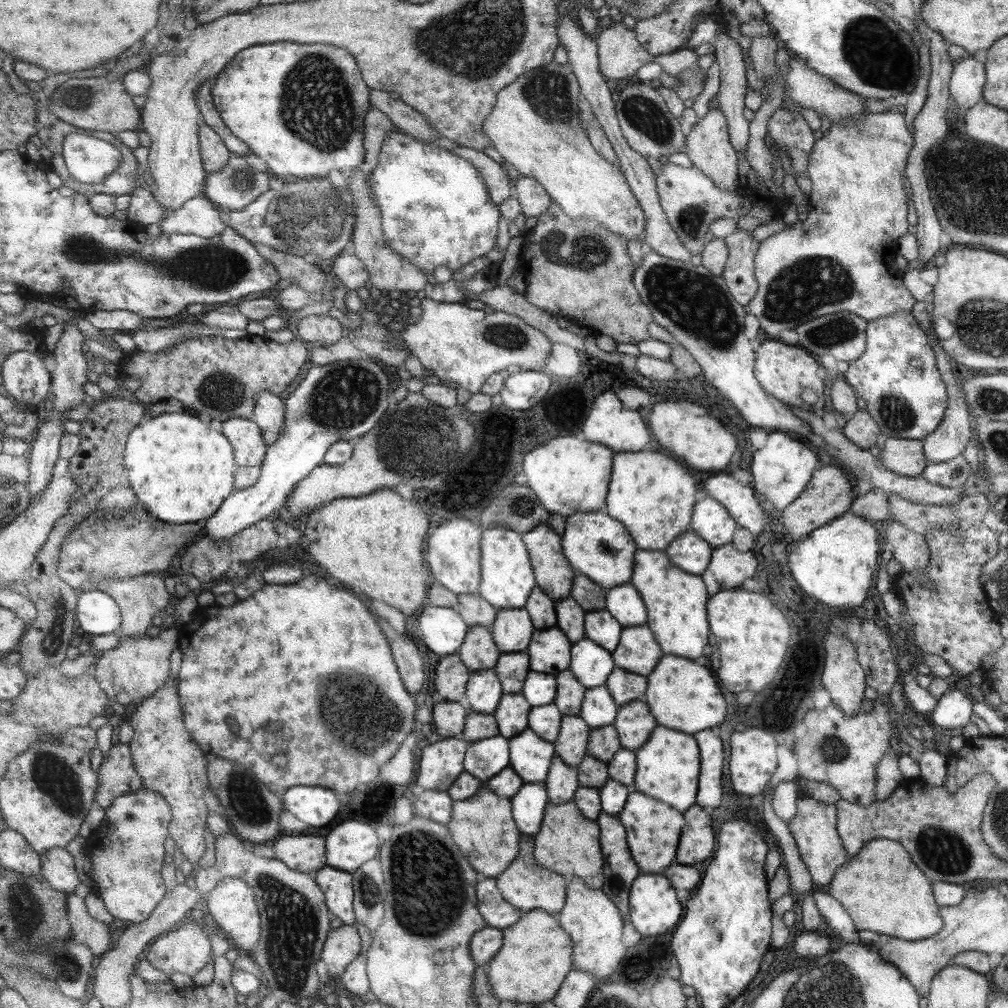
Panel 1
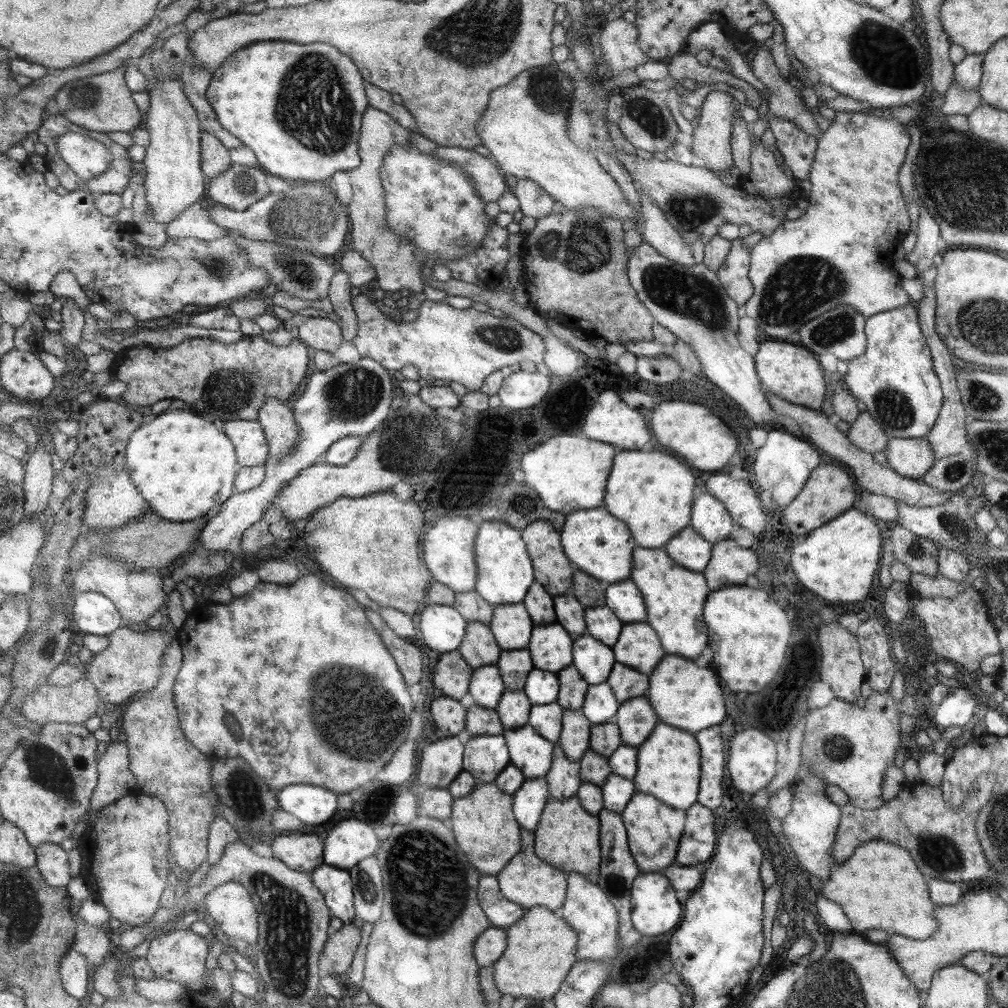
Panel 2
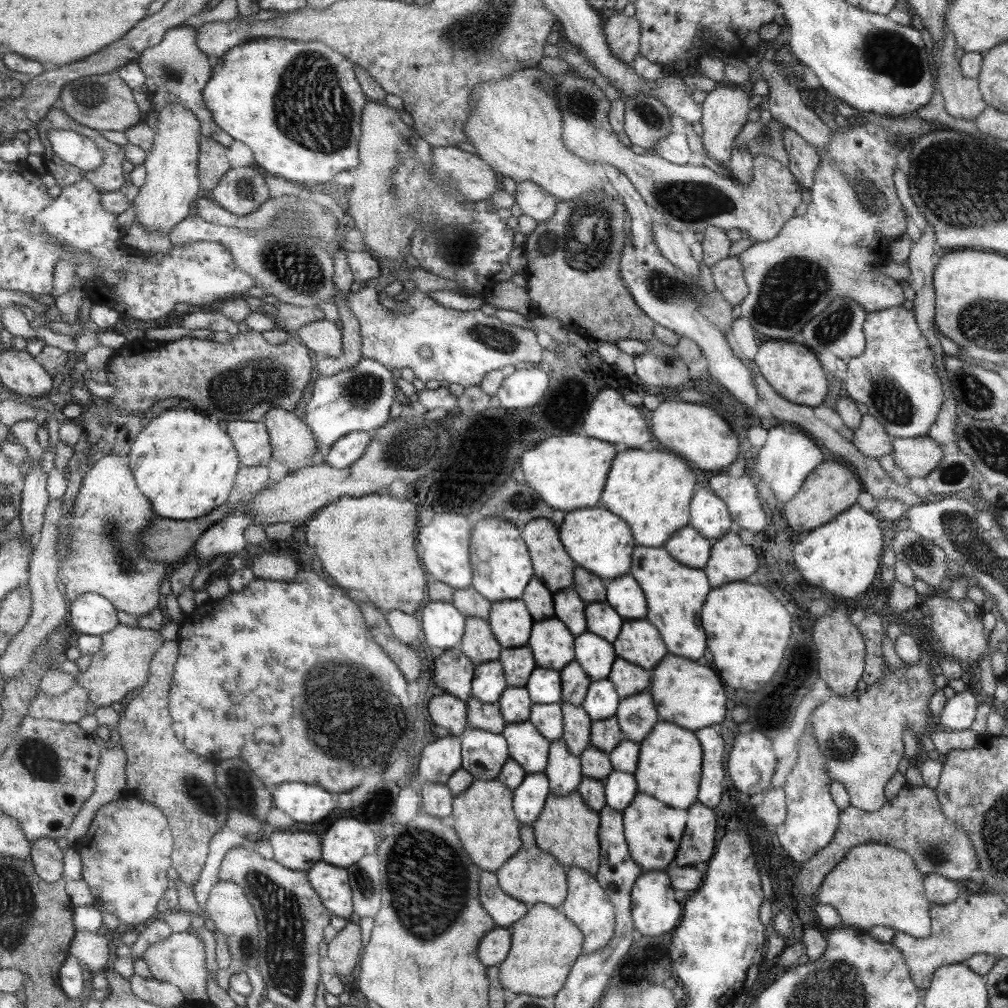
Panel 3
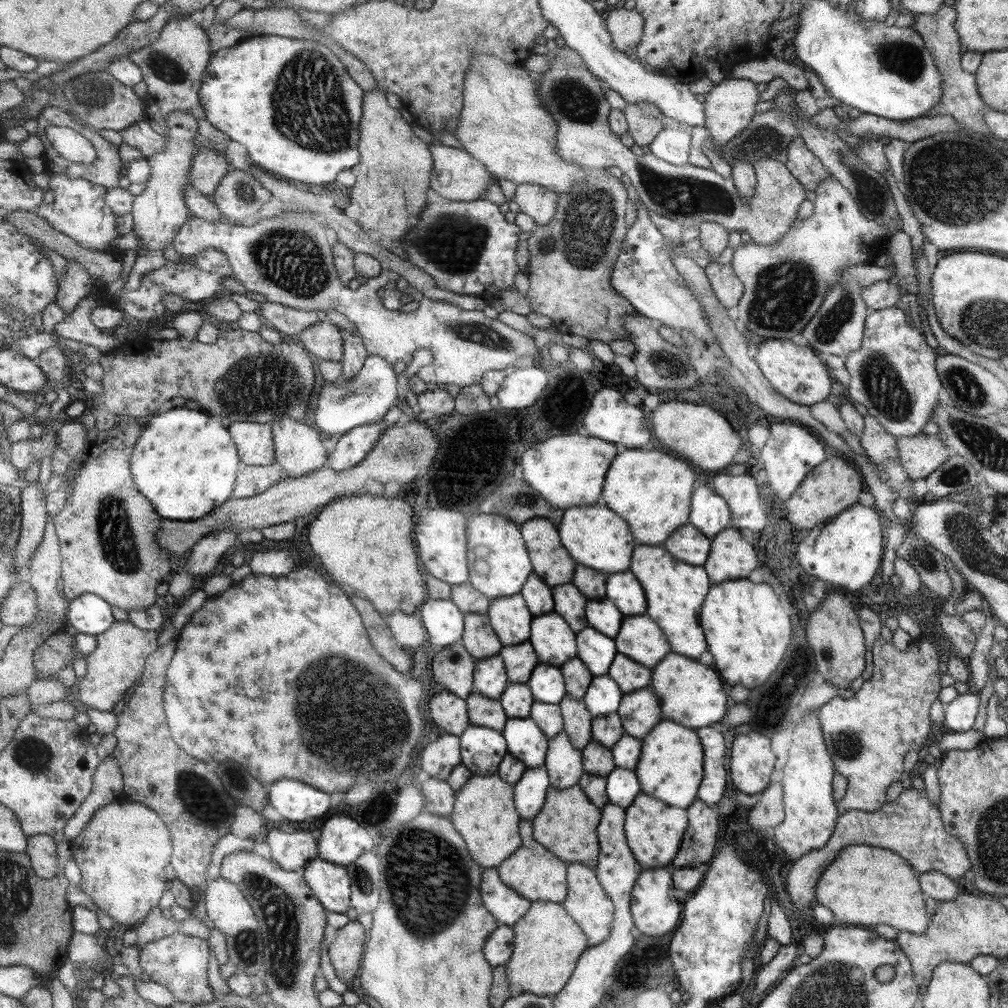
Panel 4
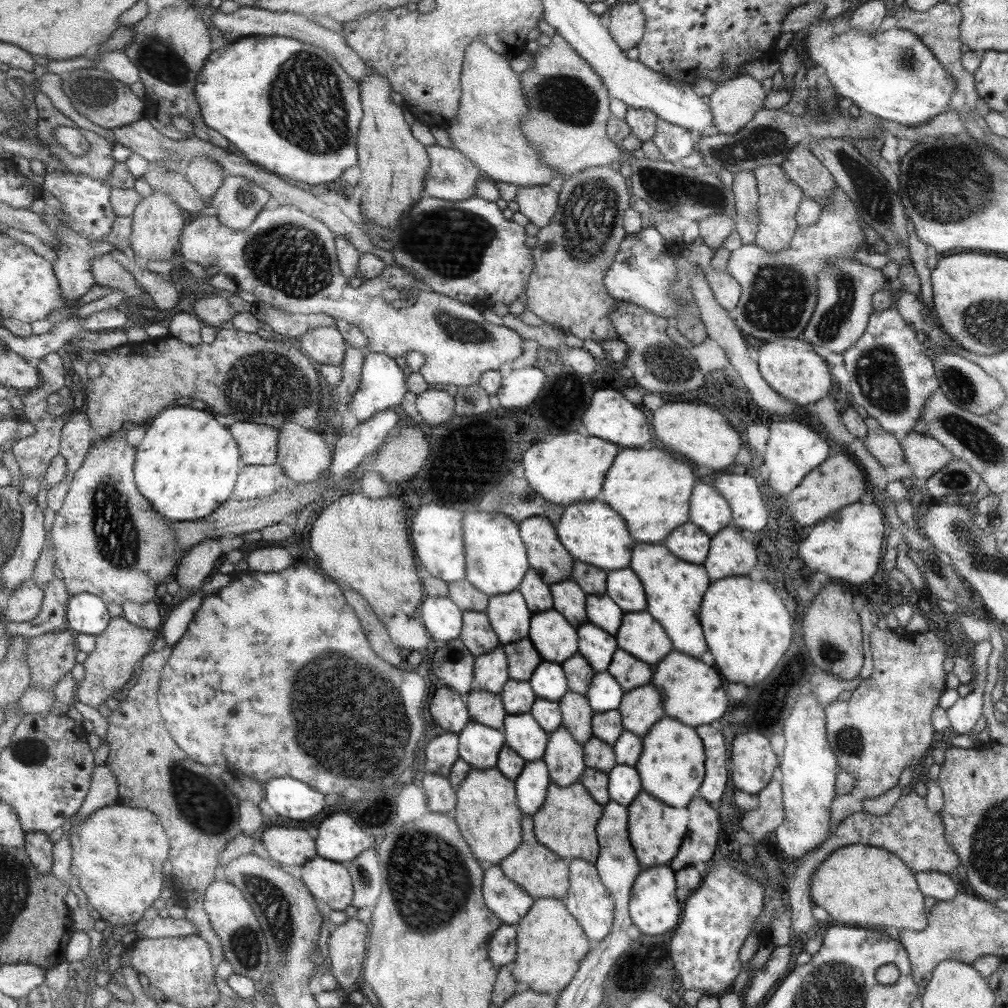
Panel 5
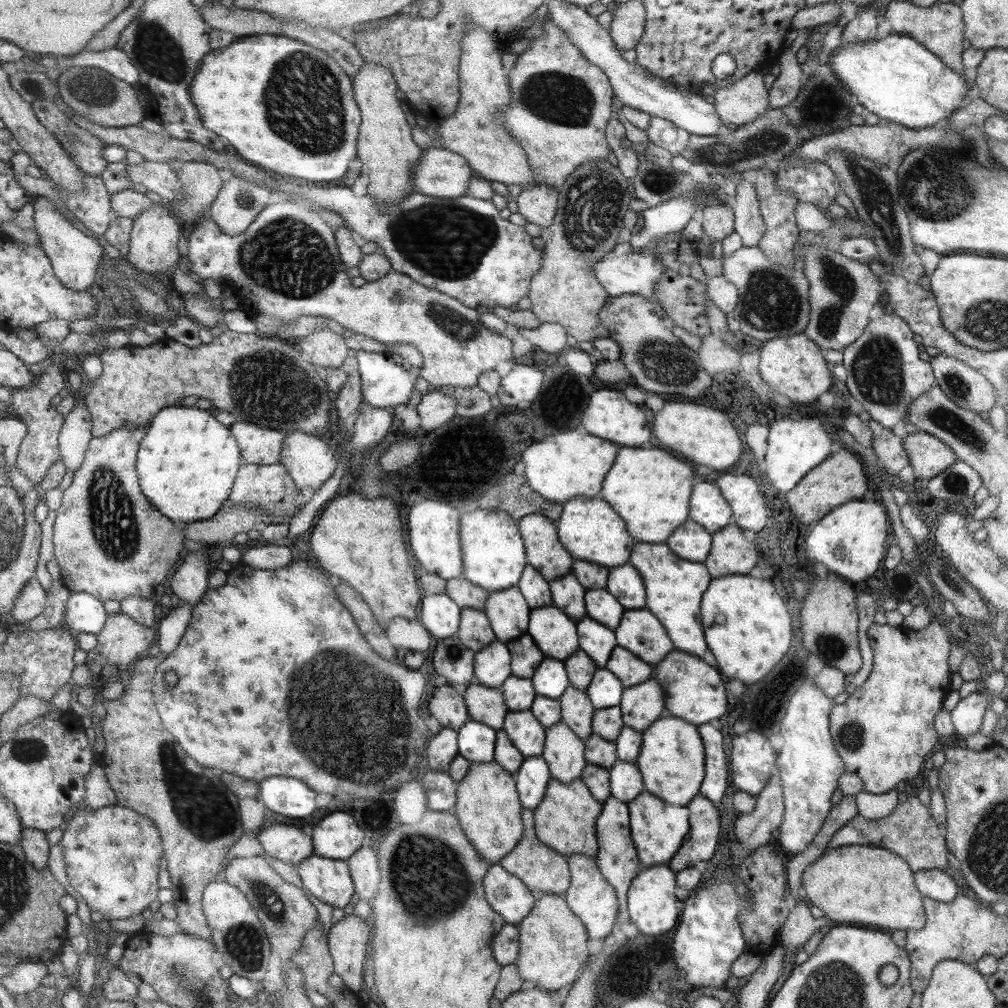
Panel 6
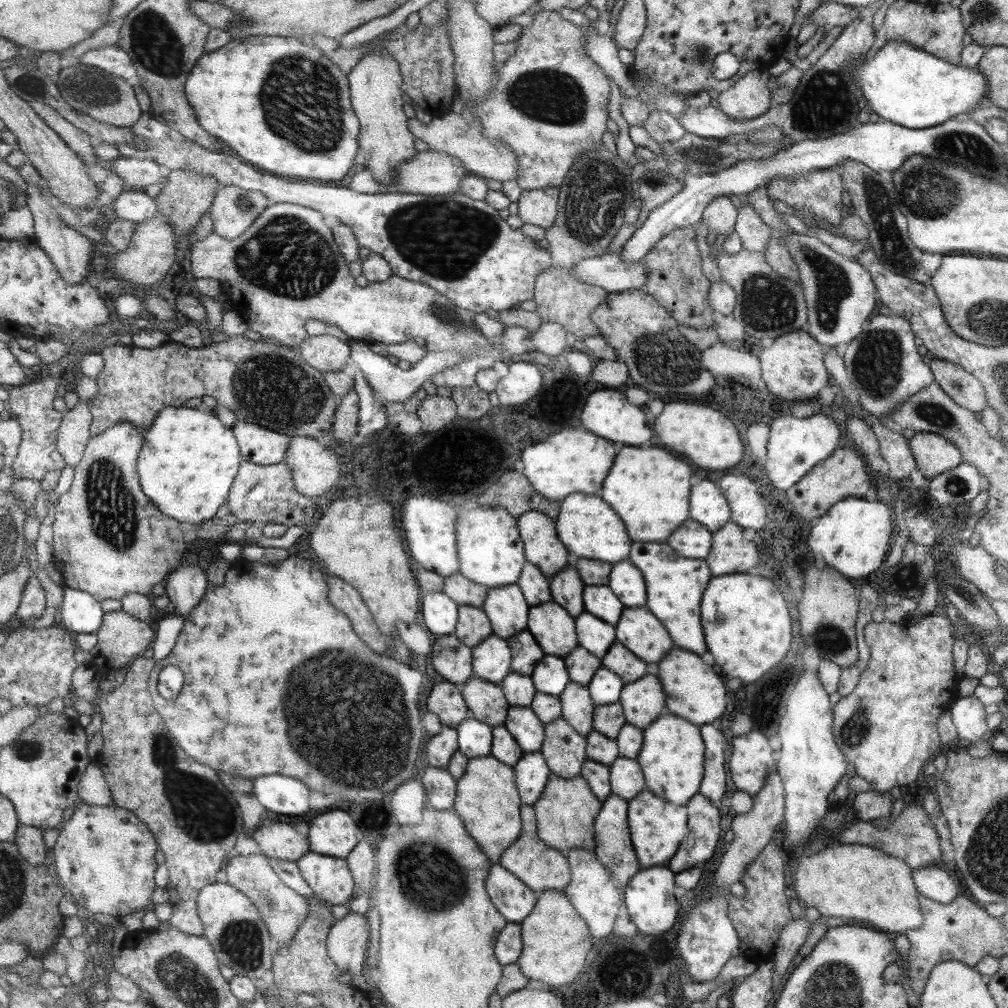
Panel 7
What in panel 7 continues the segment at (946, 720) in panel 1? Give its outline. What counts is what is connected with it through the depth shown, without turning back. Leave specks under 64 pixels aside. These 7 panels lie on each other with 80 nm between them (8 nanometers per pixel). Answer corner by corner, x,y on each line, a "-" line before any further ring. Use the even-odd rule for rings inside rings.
973,695
958,697
948,713
956,728
958,738
977,742
987,732
983,706

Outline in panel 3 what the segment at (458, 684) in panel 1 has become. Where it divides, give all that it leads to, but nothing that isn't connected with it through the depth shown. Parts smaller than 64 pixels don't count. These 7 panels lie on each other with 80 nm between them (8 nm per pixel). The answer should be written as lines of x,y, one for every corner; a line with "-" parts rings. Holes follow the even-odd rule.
459,646
442,652
443,656
437,656
435,660
435,682
441,686
442,692
469,701
473,697
476,664

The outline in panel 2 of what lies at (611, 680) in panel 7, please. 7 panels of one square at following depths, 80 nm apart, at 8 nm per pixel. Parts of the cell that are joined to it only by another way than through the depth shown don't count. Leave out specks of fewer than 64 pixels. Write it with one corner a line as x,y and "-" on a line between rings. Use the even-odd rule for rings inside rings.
606,683
588,685
584,704
579,709
587,720
594,725
610,722
615,718
620,702
614,696
612,688

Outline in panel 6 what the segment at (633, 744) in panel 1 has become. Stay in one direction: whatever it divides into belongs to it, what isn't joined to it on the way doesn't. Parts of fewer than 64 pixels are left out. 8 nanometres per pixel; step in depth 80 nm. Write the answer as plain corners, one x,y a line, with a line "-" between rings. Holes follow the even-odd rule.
652,677
644,683
624,687
618,707
622,712
624,726
642,733
659,718
663,710
663,697
660,684

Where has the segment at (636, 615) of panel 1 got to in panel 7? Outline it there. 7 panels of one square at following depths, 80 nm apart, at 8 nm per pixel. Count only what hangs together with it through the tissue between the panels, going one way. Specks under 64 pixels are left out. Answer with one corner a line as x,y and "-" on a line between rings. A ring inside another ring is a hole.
627,560
613,564
613,576
609,576
608,587
624,603
625,607
645,604
645,582
641,572

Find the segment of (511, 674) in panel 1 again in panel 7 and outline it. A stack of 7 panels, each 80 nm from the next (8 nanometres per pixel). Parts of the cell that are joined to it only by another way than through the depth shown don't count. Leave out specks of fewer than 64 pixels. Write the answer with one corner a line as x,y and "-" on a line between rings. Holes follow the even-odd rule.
527,628
524,631
508,639
509,647
512,649
512,670
516,673
532,676
536,671
537,663
545,655
536,637

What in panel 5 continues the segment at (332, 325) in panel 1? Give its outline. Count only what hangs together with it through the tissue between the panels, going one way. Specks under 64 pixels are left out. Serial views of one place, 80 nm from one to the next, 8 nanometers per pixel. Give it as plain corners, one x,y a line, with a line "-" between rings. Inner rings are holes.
323,326
303,334
300,346
318,364
339,366
344,364
349,344
338,327

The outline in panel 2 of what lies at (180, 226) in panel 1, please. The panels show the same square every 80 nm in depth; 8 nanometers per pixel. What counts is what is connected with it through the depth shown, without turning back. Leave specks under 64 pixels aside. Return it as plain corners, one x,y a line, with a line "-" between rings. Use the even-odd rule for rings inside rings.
196,202
189,207
189,210
177,217
177,220
168,224
168,235
173,238
189,238
191,236
201,240
217,240
230,236
230,230
219,226
211,217
209,209
201,202

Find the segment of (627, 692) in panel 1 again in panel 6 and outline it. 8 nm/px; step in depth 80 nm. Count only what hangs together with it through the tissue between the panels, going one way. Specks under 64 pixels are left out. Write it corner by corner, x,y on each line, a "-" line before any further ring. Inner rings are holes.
619,646
613,648
604,668
615,674
625,687
644,683
653,677
653,666

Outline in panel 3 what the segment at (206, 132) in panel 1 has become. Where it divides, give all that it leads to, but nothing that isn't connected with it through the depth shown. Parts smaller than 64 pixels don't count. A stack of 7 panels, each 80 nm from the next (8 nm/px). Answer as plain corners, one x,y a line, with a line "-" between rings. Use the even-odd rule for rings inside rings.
203,136
200,142
200,185
203,190
213,190
232,170
228,148
211,137

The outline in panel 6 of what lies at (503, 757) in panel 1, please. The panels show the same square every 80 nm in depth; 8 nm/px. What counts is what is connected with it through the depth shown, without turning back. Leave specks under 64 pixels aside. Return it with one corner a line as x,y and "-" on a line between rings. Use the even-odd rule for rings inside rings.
472,718
458,730
460,755
472,763
495,761
498,730

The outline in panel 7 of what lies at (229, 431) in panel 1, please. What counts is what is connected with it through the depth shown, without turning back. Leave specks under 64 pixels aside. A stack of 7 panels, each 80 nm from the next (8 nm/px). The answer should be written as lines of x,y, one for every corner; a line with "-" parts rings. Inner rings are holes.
243,421
237,422
233,430
241,444
241,452
245,452
245,461
260,465
285,462
292,437

